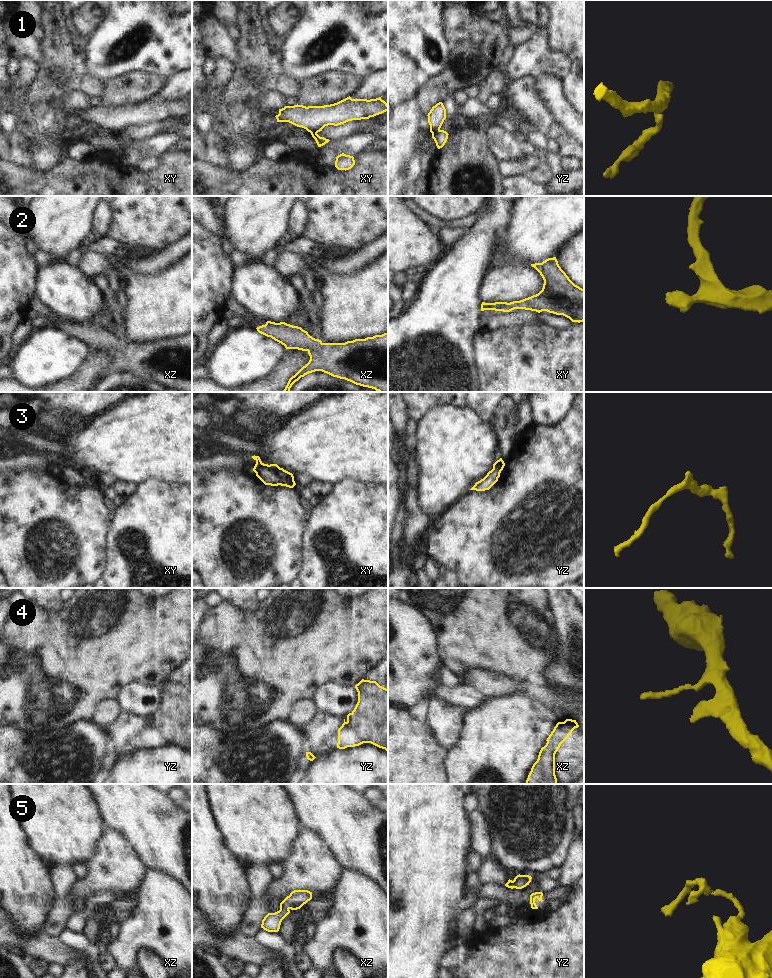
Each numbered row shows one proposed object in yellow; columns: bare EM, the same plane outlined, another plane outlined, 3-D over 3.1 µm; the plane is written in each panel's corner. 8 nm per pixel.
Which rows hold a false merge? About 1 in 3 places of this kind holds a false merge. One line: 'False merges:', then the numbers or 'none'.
False merges: 1, 3

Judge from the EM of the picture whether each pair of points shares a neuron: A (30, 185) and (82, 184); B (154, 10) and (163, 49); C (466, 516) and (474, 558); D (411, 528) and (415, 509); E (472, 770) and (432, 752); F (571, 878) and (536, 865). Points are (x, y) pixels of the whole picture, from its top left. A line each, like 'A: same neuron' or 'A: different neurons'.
A: same neuron
B: same neuron
C: same neuron
D: same neuron
E: different neurons
F: different neurons

